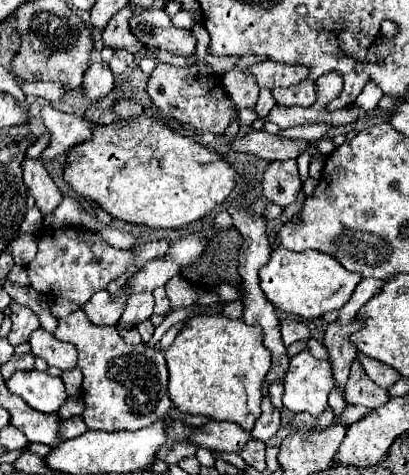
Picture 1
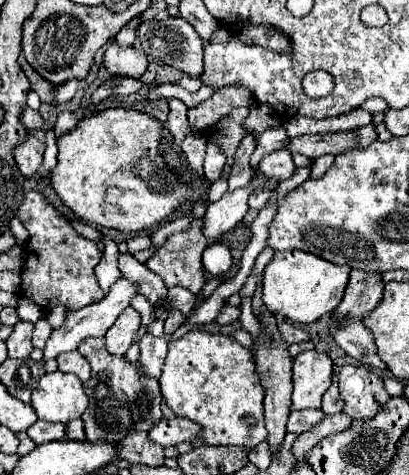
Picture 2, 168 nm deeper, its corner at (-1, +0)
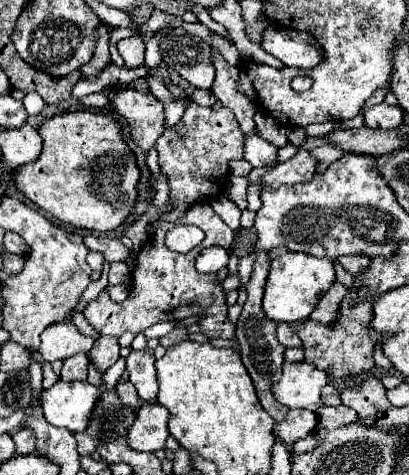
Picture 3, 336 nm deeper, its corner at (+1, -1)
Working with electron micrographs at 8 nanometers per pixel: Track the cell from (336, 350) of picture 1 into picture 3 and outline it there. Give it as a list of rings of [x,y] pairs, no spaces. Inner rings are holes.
[[[341,255],[339,263],[345,267],[345,271],[349,271],[351,275],[357,275],[369,265],[369,259],[367,255]]]

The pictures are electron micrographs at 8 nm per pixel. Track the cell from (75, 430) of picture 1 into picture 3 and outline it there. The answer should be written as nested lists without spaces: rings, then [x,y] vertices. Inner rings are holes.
[[[19,429],[15,435],[13,435],[13,441],[15,441],[15,453],[17,455],[29,455],[35,451],[35,437],[33,437],[33,431],[31,429]]]

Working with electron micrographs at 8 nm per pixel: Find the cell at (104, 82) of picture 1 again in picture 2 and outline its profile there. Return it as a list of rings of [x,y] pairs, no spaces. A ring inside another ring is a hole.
[[[113,42],[103,54],[103,68],[111,76],[141,78],[147,70],[147,56],[135,48],[121,48]]]

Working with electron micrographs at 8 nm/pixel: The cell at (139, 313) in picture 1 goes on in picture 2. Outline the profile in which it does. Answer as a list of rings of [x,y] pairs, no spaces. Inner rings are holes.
[[[125,308],[117,322],[107,330],[105,334],[105,344],[107,344],[107,350],[111,354],[125,354],[129,350],[129,346],[133,344],[133,340],[137,338],[137,332],[141,328],[141,316],[135,308]]]

